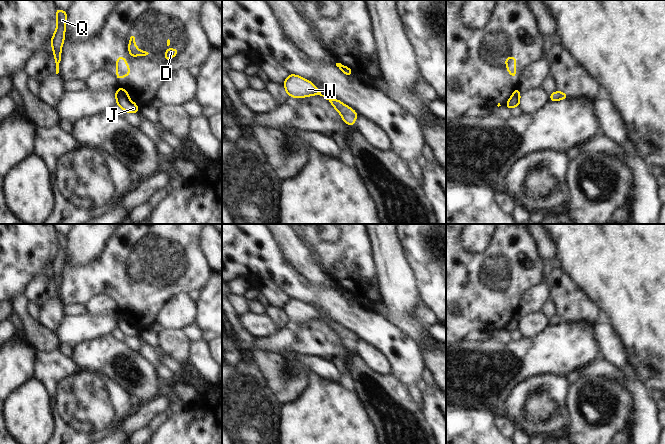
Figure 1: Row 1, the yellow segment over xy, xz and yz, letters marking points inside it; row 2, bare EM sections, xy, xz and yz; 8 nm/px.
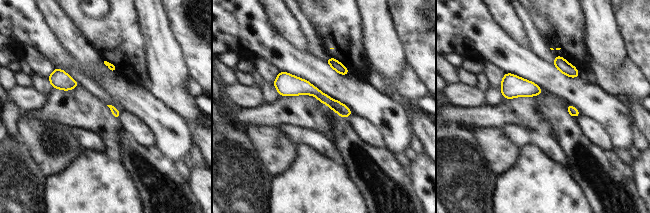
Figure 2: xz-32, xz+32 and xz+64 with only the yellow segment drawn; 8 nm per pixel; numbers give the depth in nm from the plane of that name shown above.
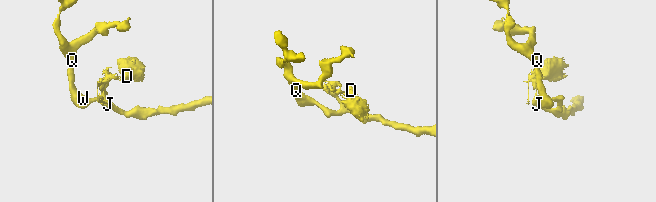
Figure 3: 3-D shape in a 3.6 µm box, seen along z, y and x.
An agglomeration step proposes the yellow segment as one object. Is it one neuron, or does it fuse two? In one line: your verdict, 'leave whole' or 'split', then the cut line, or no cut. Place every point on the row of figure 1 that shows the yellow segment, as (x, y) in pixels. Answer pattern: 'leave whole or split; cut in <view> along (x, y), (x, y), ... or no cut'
split; cut in xy along (116, 94), (124, 94), (128, 98)

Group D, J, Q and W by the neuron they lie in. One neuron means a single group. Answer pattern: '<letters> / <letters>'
D / J Q W

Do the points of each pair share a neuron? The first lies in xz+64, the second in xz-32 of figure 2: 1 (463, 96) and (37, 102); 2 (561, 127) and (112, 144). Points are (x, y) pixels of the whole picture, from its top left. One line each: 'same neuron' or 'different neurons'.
1: same neuron
2: different neurons

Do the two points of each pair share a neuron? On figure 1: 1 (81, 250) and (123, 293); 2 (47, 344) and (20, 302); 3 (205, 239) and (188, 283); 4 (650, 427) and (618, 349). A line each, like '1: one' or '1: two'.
1: two
2: one
3: two
4: one

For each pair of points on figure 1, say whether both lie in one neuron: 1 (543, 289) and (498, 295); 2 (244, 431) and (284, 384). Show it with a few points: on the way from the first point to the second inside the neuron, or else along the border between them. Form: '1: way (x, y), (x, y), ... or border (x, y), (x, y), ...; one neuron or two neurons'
1: border (545, 278), (532, 286), (521, 297), (517, 312); two neurons
2: border (262, 375), (266, 384), (278, 399), (284, 403); two neurons

